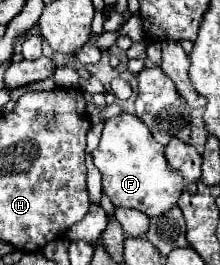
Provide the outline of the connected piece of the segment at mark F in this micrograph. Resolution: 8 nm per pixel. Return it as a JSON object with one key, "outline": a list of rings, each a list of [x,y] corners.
{"outline":[[[120,113],[108,119],[92,157],[102,173],[102,189],[116,207],[138,209],[148,217],[156,217],[170,211],[182,195],[180,175],[170,171],[164,159],[164,145],[156,143],[150,129],[136,115]]]}

